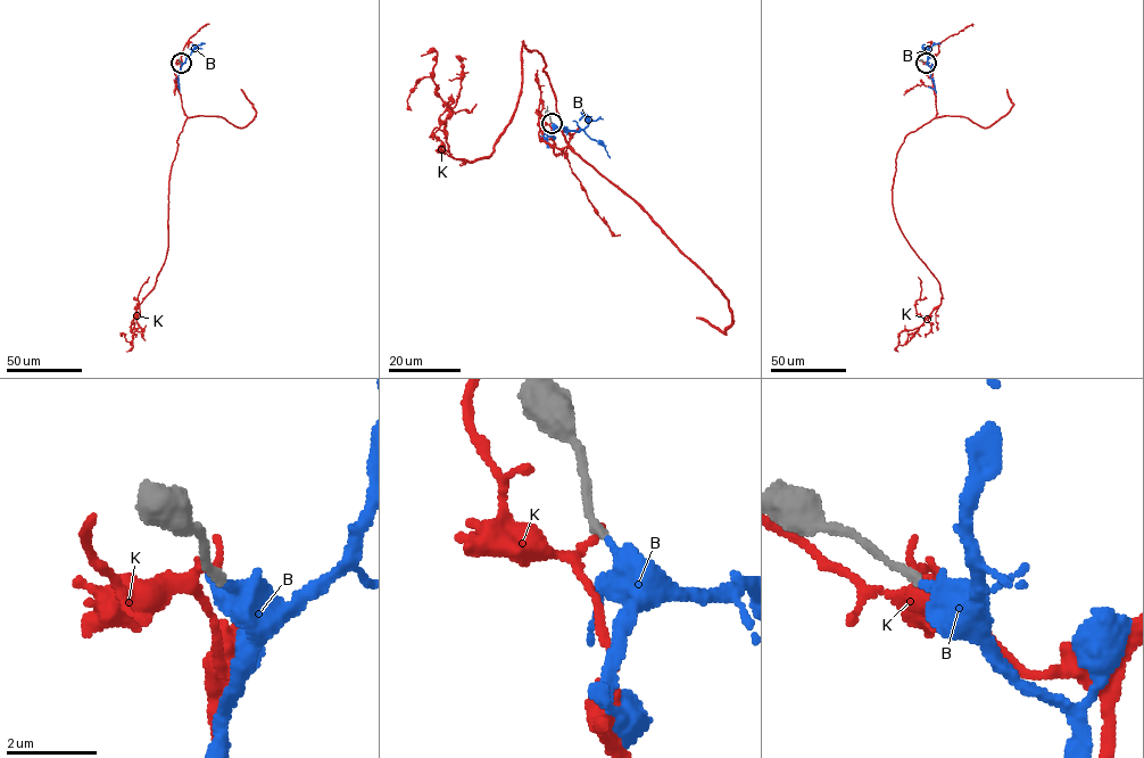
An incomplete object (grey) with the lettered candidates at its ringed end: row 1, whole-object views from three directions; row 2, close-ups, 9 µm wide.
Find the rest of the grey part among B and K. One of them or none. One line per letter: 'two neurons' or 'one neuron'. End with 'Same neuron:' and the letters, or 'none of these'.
B: one neuron
K: two neurons
Same neuron: B

